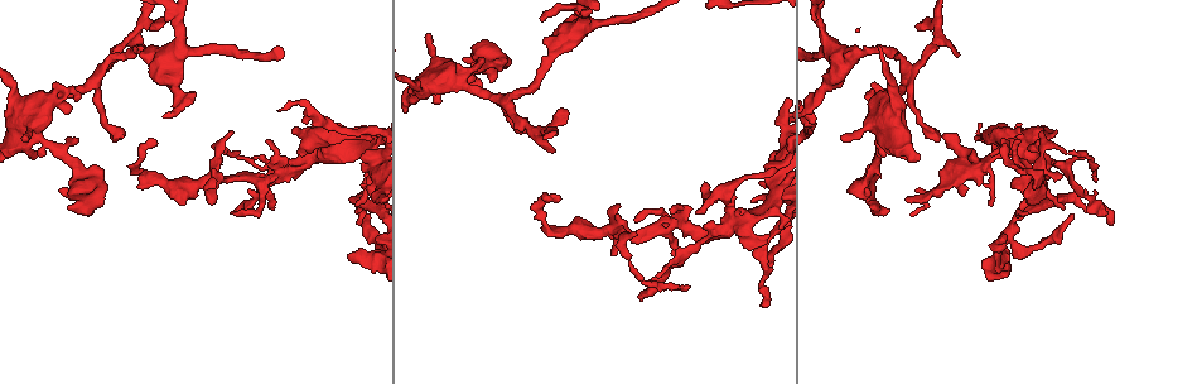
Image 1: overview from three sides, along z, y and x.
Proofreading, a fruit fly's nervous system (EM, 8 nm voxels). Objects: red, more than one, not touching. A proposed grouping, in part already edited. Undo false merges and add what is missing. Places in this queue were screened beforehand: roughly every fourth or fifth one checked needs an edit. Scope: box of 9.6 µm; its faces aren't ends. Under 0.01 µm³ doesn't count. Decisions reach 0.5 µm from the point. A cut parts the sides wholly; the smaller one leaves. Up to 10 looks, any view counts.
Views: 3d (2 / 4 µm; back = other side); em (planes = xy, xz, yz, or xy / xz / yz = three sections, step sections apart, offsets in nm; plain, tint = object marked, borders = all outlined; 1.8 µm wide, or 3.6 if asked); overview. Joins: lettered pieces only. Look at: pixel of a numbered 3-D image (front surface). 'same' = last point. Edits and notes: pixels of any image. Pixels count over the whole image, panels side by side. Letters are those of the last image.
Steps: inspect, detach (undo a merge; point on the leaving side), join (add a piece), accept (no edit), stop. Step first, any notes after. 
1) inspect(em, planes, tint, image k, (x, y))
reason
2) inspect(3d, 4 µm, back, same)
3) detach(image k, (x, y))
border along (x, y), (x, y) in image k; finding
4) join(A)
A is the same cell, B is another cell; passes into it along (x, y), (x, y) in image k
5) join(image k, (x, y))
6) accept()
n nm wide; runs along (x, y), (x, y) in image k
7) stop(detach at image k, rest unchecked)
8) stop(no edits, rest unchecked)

inspect(em, 3.6 µm, xy, step 16, tint, image 1, (1112, 223))
branch stops here

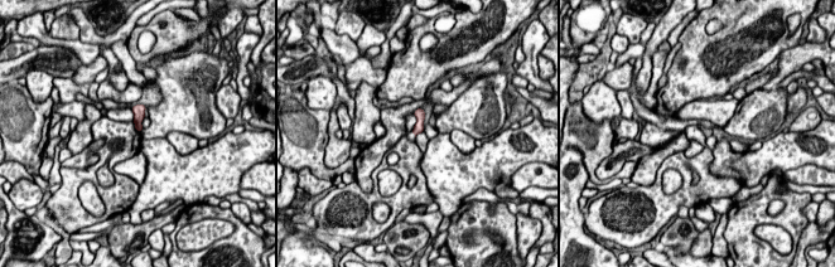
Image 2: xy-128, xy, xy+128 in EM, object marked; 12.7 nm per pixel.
inspect(em, 3.6 µm, planes, borders, same)

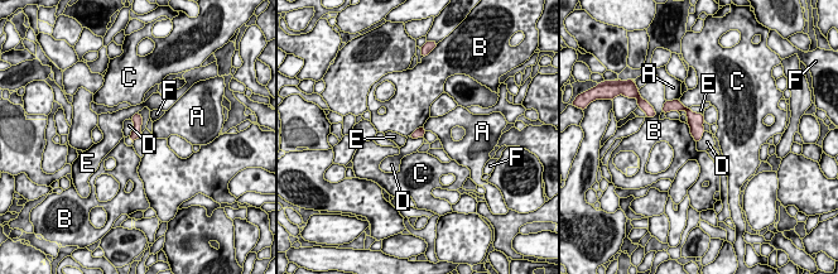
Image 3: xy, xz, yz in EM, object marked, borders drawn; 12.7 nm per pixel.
accept()
A, B, C, D, E and F are other cells; border along (131, 119), (134, 125), (129, 136) in image 3; no lettered piece goes on from it

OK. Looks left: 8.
inspect(3d, 4 µm, image 1, (748, 247))
free end

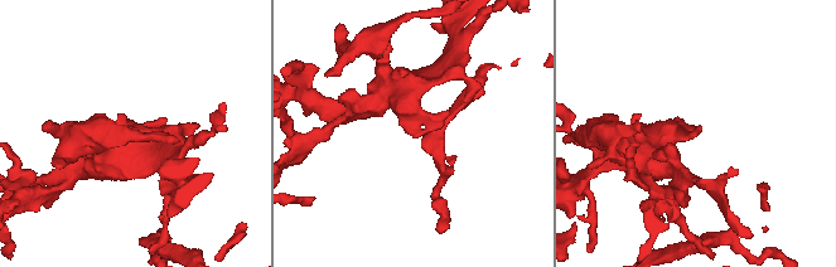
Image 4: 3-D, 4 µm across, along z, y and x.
inspect(em, planes, borders, image 4, (698, 127))

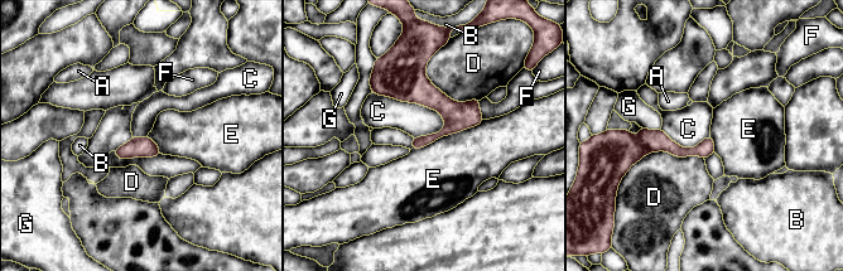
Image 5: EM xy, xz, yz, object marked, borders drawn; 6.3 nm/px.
accept()
C touches over 500 nm; A, B, C, D, E, F and G are other cells; runs along (711, 144), (694, 151), (631, 146) in image 5; no lettered piece goes on from it

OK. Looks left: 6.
inspect(em, xz, step 16, tint, image 1, (918, 24))
tapers out

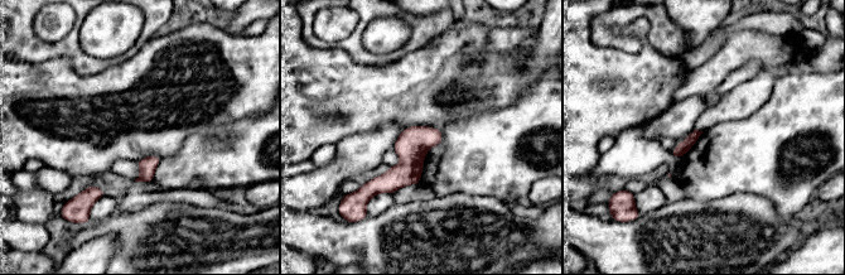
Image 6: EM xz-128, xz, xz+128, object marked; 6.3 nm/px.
inspect(em, xy, step 16, borders, same)

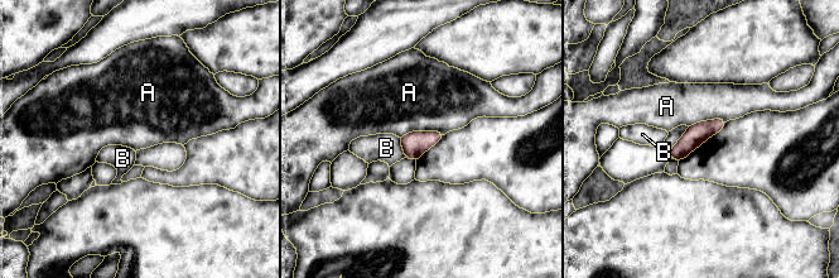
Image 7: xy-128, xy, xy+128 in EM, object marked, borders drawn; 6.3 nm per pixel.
accept()
140 nm wide; A and B are other cells; runs along (721, 123), (698, 133), (674, 156) in image 7; no lettered piece goes on from it

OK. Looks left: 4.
inspect(3d, 2 µm, image 1, (881, 98))
thick turns thin

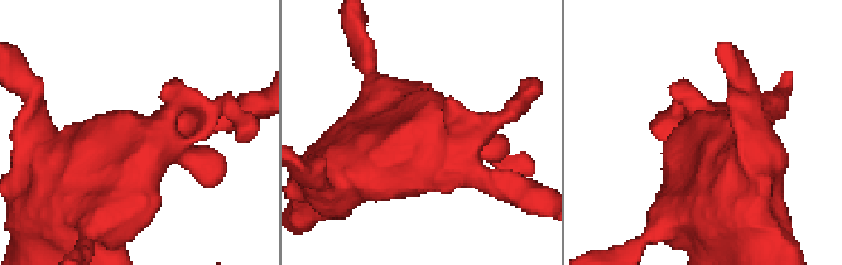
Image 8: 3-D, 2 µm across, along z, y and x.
inspect(em, planes, borders, image 8, (167, 133))

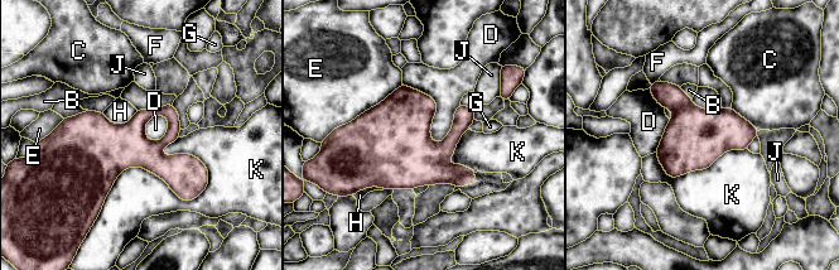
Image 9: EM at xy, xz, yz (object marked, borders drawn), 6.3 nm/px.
accept()
280 nm wide; B, C, D, E, F, G, H, J and K are other cells; border along (403, 83), (435, 102), (440, 143) in image 9; all the same neuron

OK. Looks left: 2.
stop(no edits, rest unchecked)

